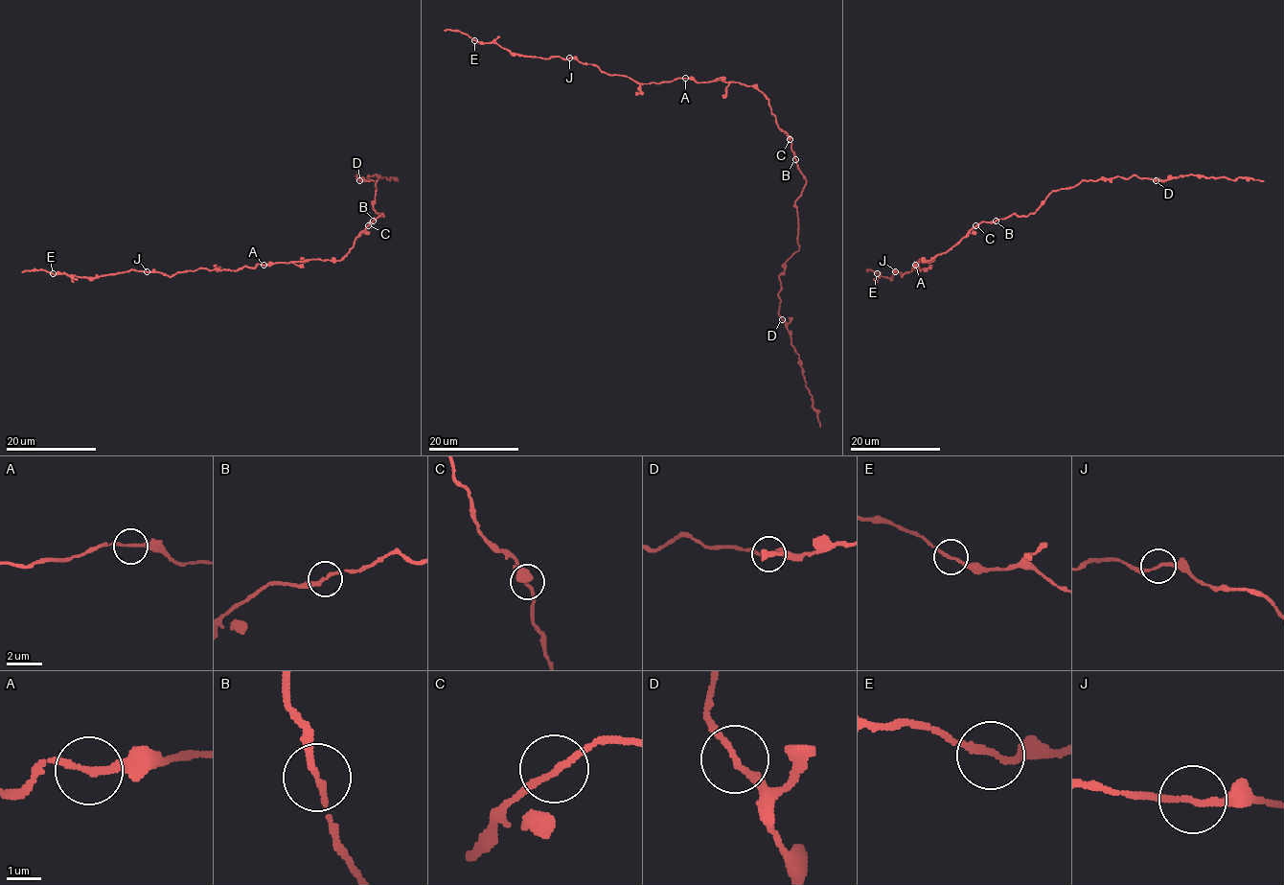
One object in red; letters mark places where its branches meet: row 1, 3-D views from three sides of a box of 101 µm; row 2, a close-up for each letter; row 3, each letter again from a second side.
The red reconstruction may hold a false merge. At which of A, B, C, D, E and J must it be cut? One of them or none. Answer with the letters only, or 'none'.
none

